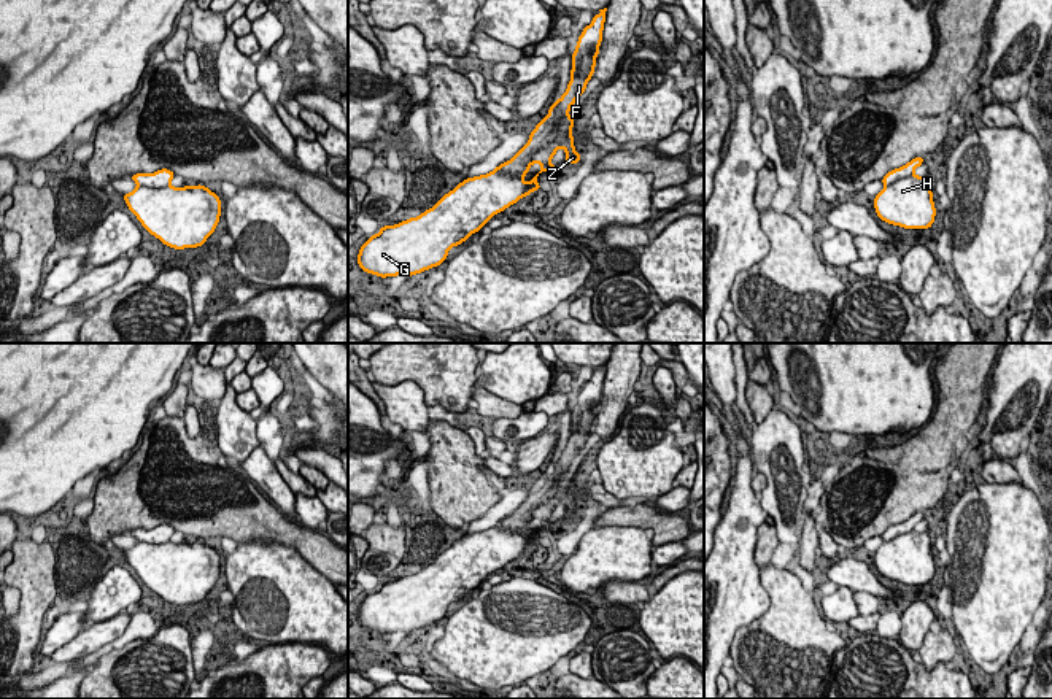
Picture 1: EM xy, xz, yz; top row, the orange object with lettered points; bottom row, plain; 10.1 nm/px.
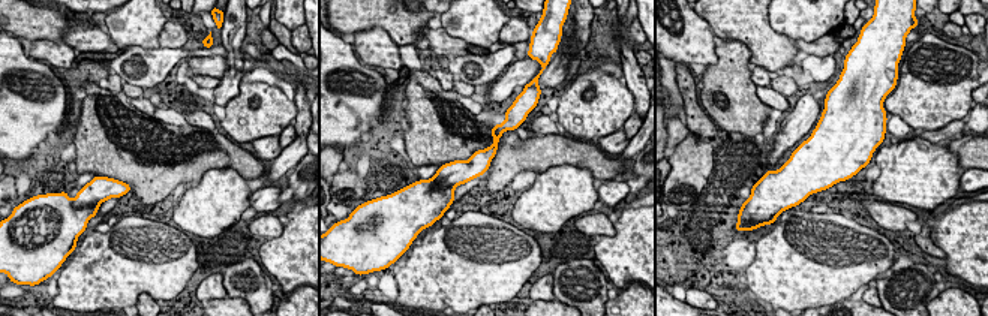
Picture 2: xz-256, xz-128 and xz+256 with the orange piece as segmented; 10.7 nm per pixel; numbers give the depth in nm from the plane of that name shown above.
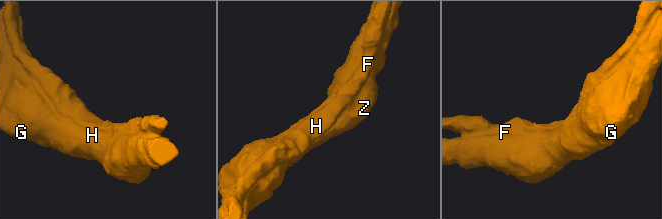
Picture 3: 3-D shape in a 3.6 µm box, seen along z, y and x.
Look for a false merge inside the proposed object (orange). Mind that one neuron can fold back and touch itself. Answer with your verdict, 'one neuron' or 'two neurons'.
one neuron

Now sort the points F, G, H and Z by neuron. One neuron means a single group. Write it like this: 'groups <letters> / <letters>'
groups F G H Z

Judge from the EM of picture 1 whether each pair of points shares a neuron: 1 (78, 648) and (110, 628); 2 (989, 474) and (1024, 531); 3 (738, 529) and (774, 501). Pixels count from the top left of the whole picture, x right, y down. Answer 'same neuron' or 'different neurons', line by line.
1: same neuron
2: different neurons
3: different neurons

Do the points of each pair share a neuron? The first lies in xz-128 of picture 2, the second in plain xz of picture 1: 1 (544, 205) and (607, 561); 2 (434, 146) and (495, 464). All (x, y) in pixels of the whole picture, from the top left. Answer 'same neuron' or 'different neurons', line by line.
1: same neuron
2: different neurons

